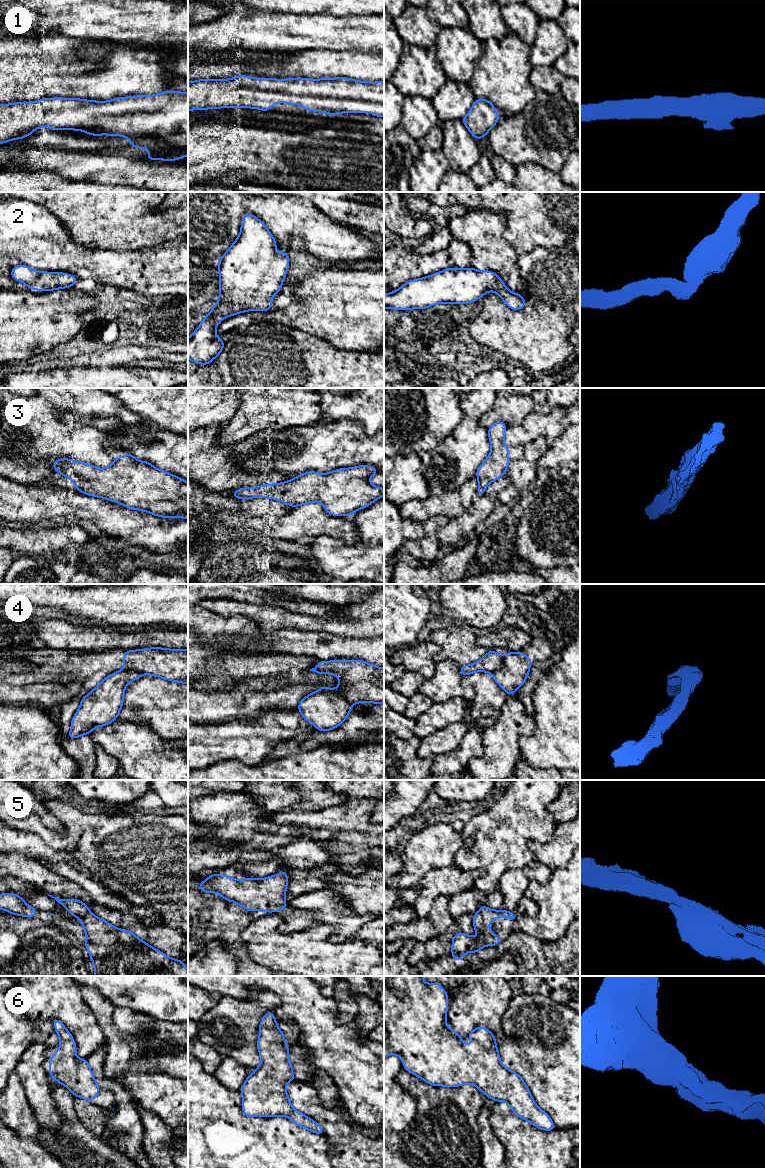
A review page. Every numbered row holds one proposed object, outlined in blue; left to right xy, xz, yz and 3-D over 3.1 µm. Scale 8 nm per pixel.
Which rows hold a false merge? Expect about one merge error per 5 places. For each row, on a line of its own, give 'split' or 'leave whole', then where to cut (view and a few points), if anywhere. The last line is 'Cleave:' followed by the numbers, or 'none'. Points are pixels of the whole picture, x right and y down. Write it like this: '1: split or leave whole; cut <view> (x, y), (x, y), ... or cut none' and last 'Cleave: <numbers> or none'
1: leave whole; cut none
2: leave whole; cut none
3: leave whole; cut none
4: split; cut xz (320, 689), (332, 690), (351, 704)
5: leave whole; cut none
6: leave whole; cut none
Cleave: 4

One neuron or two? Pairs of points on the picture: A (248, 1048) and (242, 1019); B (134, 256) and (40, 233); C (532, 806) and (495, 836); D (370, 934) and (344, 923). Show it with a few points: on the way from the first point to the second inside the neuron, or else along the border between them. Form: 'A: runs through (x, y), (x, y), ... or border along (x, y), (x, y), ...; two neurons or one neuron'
A: runs through (243, 1041), (242, 1026); one neuron
B: runs through (111, 259), (74, 259), (63, 254); one neuron
C: runs through (523, 810), (504, 827); one neuron
D: border along (373, 919), (365, 923), (353, 935), (352, 939); two neurons

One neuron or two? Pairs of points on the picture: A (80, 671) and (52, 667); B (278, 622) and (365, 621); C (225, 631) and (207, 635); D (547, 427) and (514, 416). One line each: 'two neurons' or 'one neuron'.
A: one neuron
B: one neuron
C: one neuron
D: two neurons

